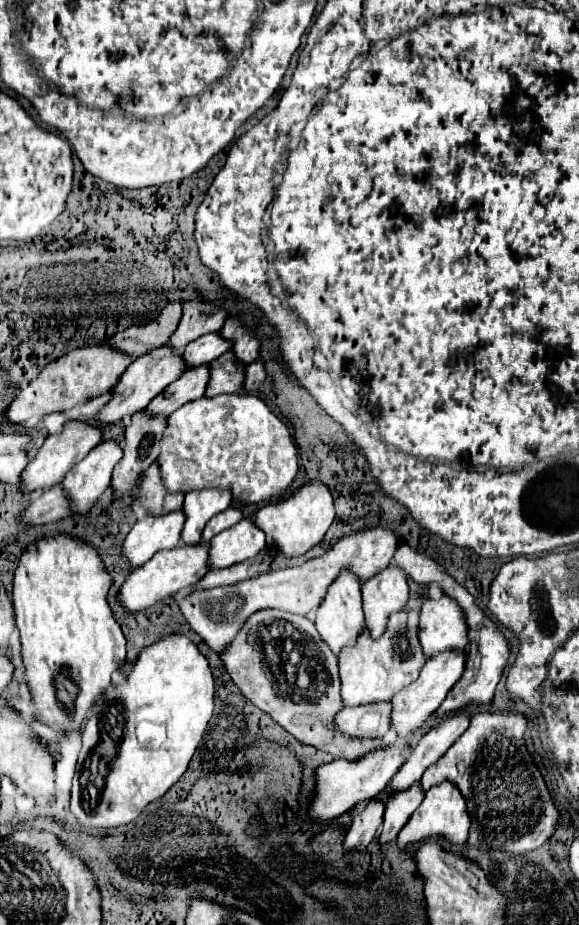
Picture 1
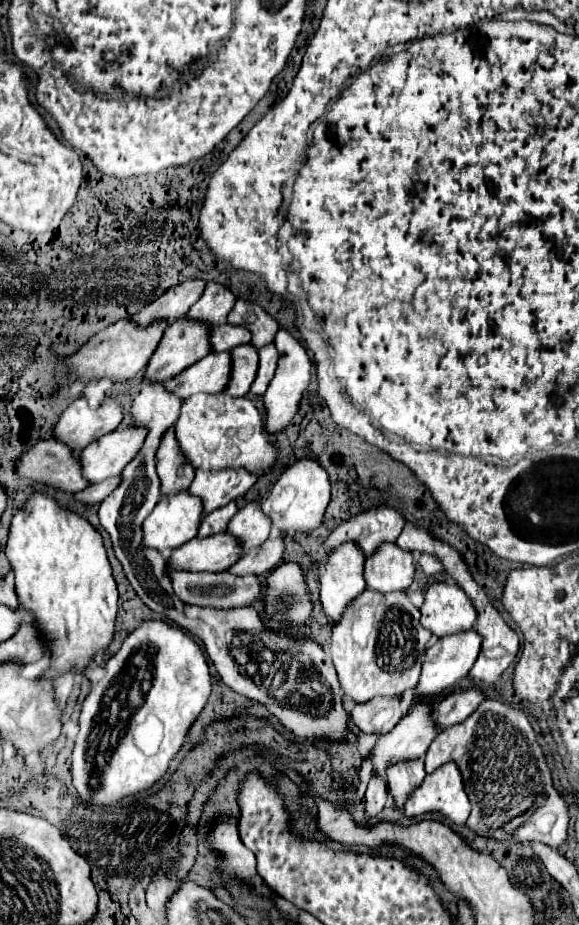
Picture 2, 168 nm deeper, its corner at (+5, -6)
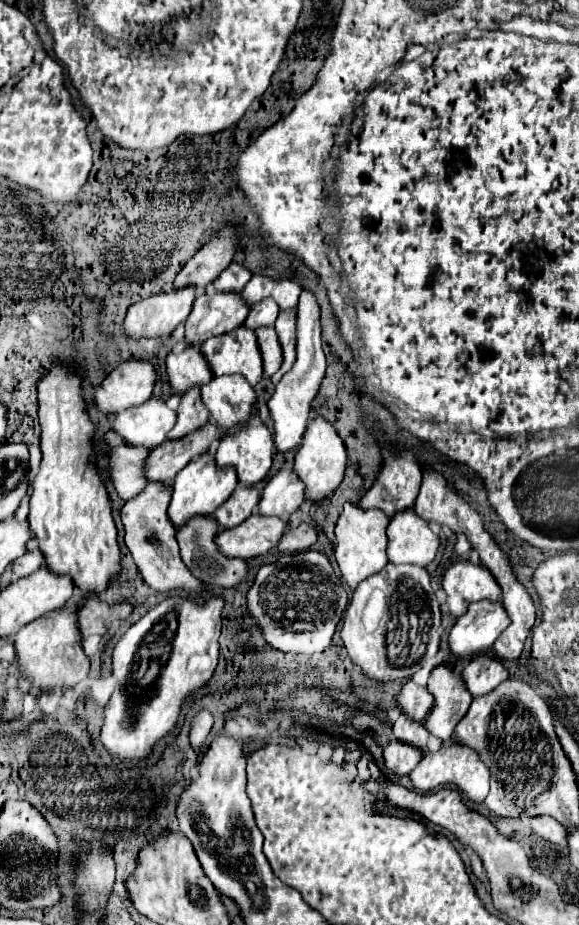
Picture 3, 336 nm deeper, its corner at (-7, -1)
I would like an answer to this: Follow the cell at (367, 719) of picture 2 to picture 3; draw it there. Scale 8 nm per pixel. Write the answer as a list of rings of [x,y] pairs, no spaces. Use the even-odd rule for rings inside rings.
[[[412,680],[402,688],[400,696],[398,696],[398,708],[406,710],[406,714],[414,720],[426,720],[426,716],[430,714],[434,704],[434,696],[428,692],[426,686],[418,686]]]

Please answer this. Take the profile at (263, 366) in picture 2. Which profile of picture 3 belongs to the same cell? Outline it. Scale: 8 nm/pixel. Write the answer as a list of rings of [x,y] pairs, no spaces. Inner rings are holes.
[[[288,308],[288,310],[280,312],[280,316],[276,320],[276,332],[278,332],[278,338],[282,344],[284,362],[282,362],[282,368],[272,376],[274,384],[278,384],[282,380],[282,376],[296,362],[296,308]]]

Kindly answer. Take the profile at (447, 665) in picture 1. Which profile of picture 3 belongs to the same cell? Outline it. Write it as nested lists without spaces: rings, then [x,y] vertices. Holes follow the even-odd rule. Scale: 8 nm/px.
[[[474,602],[450,630],[450,648],[456,656],[488,652],[506,628],[506,624],[510,624],[510,616],[502,602]]]

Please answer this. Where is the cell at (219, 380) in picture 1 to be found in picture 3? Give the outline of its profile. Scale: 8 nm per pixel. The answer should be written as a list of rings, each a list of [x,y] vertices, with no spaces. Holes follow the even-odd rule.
[[[262,326],[256,330],[256,334],[258,334],[262,358],[264,358],[266,376],[270,378],[274,372],[278,372],[278,368],[282,364],[282,346],[280,346],[280,340],[278,340],[274,326]]]

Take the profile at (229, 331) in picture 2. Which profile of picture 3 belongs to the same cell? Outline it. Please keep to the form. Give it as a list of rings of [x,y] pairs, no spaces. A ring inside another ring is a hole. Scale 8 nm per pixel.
[[[270,298],[260,300],[250,310],[250,316],[246,318],[244,324],[248,328],[254,328],[254,330],[260,328],[260,326],[274,326],[274,320],[278,318],[278,312],[280,312],[280,308],[278,308],[278,304],[274,300],[270,300]]]

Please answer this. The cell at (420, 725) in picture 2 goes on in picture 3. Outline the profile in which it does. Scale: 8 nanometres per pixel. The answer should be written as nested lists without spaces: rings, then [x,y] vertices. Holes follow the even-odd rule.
[[[440,664],[430,672],[428,688],[434,694],[434,706],[426,718],[426,728],[440,740],[450,740],[456,724],[468,712],[472,696],[452,666]]]

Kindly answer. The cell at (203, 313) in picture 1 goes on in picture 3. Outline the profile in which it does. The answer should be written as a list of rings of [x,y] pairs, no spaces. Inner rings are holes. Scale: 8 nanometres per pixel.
[[[230,262],[230,266],[216,278],[214,286],[218,292],[242,292],[242,288],[248,284],[252,272],[236,262]]]

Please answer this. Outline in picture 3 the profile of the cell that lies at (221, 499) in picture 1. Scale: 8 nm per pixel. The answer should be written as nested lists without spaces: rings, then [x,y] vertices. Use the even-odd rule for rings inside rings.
[[[258,424],[224,436],[216,450],[216,462],[218,466],[234,466],[238,470],[238,480],[252,486],[268,474],[272,454],[272,434],[264,424]]]

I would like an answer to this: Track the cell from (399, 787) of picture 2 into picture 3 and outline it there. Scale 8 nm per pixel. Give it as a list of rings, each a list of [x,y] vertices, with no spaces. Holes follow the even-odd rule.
[[[400,712],[398,720],[394,722],[394,736],[398,740],[406,740],[418,748],[422,748],[426,752],[426,740],[428,740],[428,732],[424,722],[416,722],[410,720],[410,716],[406,716],[406,712]]]

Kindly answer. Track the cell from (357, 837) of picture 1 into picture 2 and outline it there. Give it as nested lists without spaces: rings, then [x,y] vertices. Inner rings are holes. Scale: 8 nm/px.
[[[372,775],[368,789],[366,789],[366,819],[374,819],[376,815],[382,813],[386,805],[388,793],[386,793],[386,783],[380,775]]]

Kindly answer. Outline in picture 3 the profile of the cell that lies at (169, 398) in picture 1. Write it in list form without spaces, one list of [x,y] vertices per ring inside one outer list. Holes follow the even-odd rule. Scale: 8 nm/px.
[[[238,326],[222,336],[212,336],[202,344],[202,354],[206,356],[214,376],[242,372],[246,380],[254,386],[262,378],[262,352],[258,348],[256,332]]]

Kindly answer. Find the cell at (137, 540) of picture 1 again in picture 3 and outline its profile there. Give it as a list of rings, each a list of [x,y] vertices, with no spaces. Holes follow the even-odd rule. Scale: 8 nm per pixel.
[[[200,454],[196,460],[188,462],[174,480],[174,492],[172,492],[172,502],[168,508],[168,516],[172,520],[172,524],[180,526],[182,522],[186,522],[190,516],[194,514],[214,514],[214,510],[230,498],[230,494],[234,492],[238,484],[238,474],[234,468],[226,466],[226,468],[218,468],[214,454]]]

